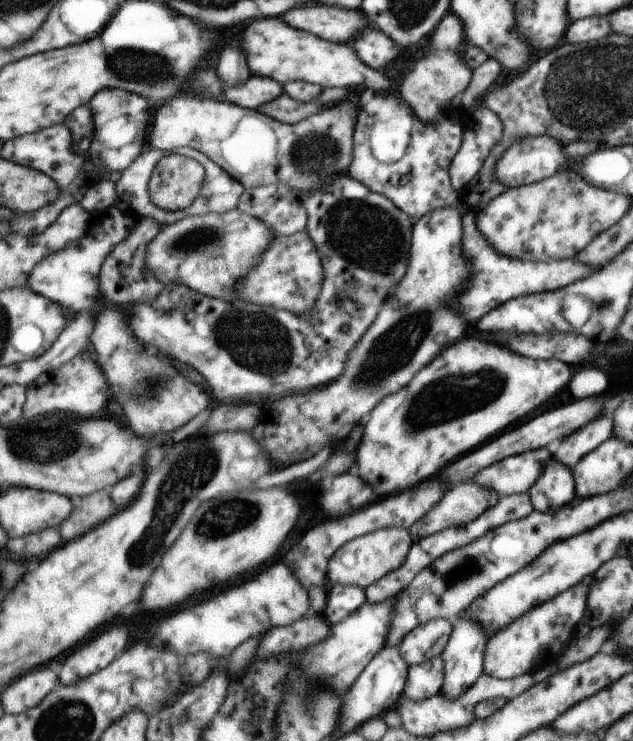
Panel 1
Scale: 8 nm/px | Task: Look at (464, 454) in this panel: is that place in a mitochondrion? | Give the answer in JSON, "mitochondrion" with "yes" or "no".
{"mitochondrion":"no"}

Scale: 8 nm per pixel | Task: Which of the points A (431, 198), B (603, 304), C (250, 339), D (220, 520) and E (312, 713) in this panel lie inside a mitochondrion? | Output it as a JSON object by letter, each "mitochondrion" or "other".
{"A":"other","B":"mitochondrion","C":"mitochondrion","D":"mitochondrion","E":"mitochondrion"}

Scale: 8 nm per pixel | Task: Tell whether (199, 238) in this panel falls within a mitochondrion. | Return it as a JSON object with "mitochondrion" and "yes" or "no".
{"mitochondrion":"yes"}

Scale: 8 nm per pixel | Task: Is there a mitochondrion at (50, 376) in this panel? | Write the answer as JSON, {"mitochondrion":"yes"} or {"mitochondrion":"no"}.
{"mitochondrion":"no"}

